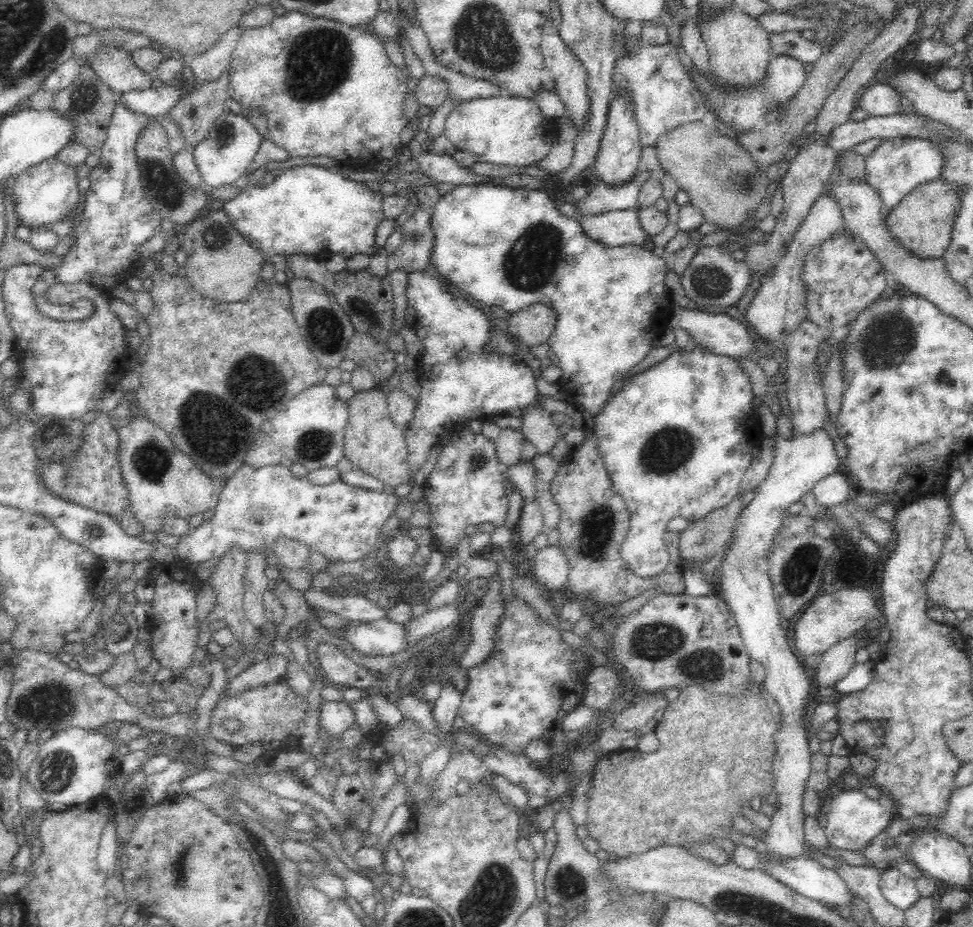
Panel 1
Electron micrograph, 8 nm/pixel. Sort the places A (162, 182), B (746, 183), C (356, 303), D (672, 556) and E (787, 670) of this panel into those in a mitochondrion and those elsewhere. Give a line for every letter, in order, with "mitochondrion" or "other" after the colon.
A: mitochondrion
B: mitochondrion
C: mitochondrion
D: other
E: other

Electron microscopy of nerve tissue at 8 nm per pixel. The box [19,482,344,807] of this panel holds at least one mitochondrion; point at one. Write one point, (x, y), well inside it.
(59, 769)

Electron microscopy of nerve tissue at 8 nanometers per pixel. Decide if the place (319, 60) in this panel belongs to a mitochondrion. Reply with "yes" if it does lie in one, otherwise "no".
yes

